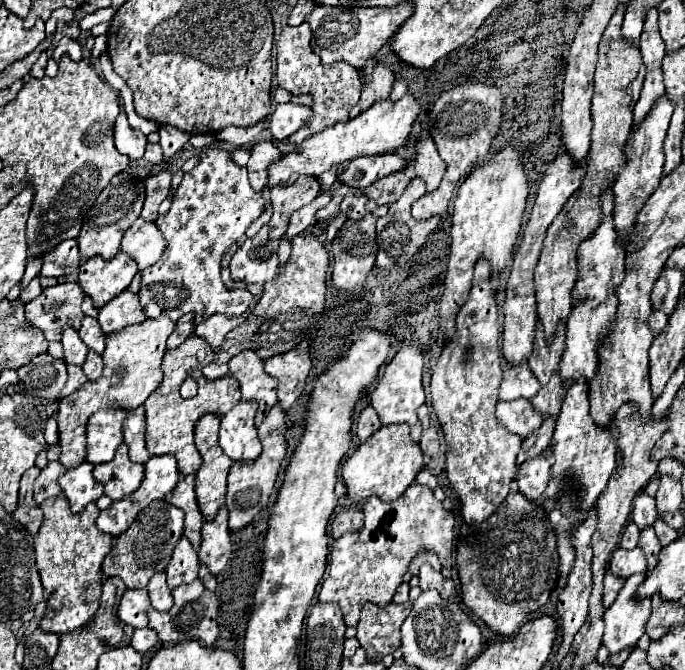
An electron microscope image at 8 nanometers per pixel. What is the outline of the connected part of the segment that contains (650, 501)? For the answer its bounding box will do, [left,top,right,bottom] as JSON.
[632,492,658,530]

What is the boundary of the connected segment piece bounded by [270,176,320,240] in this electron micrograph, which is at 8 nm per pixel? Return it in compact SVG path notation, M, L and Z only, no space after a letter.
M300 176L288 188L272 188L272 220L270 238L278 240L288 228L290 216L302 206L310 204L320 194L320 184L314 176Z

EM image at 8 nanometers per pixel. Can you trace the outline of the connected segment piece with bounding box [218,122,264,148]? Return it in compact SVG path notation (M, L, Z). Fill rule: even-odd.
M258 122L254 126L248 126L248 128L240 128L240 126L228 126L224 128L222 132L218 132L218 140L220 142L228 142L236 148L242 148L242 146L248 146L248 142L252 144L254 142L254 136L264 128L264 122Z

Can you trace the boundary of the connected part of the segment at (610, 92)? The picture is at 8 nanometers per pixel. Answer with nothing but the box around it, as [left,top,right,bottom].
[534,4,646,338]

